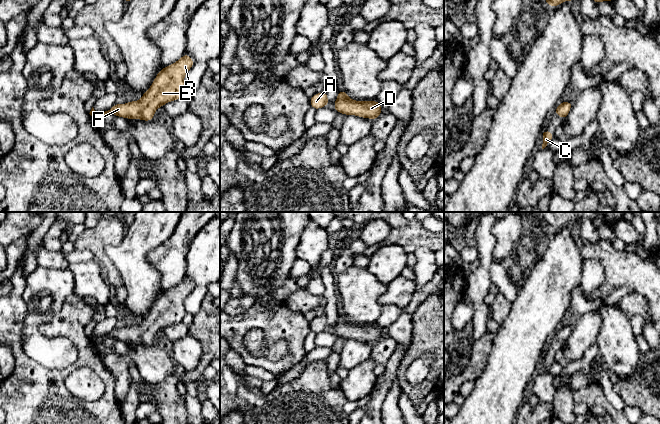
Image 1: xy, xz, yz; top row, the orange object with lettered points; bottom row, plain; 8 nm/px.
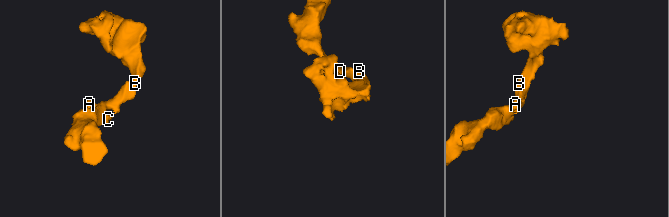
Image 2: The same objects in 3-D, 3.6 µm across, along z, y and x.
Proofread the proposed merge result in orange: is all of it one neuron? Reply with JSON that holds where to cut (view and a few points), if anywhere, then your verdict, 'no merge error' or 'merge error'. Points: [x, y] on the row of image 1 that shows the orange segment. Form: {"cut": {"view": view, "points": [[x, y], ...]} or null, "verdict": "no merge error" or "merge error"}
{"cut": null, "verdict": "no merge error"}

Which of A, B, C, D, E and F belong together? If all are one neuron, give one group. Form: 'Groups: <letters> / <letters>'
Groups: A B C D E F

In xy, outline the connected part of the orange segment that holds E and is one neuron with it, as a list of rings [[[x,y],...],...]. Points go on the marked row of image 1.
[[[185,53],[178,61],[164,67],[157,73],[150,88],[138,101],[130,101],[125,104],[116,103],[110,110],[102,113],[97,113],[92,107],[89,114],[99,121],[107,114],[114,114],[125,119],[136,118],[152,121],[154,113],[159,107],[182,98],[187,89],[184,77],[194,63],[193,59]]]

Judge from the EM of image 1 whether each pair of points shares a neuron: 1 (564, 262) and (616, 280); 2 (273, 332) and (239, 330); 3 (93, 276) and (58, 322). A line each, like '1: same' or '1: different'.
1: different
2: same
3: different

